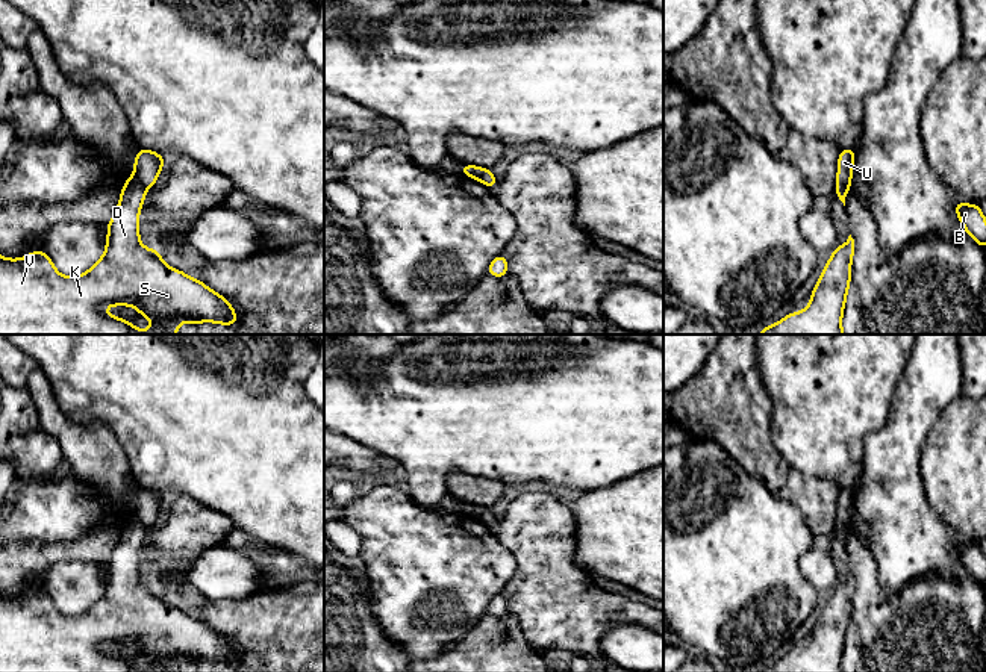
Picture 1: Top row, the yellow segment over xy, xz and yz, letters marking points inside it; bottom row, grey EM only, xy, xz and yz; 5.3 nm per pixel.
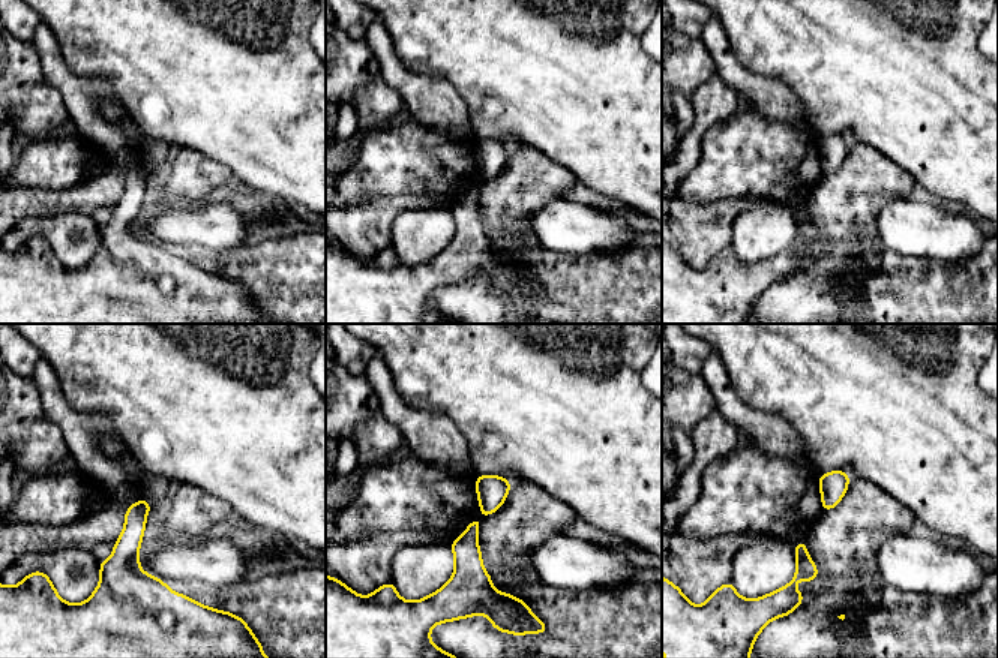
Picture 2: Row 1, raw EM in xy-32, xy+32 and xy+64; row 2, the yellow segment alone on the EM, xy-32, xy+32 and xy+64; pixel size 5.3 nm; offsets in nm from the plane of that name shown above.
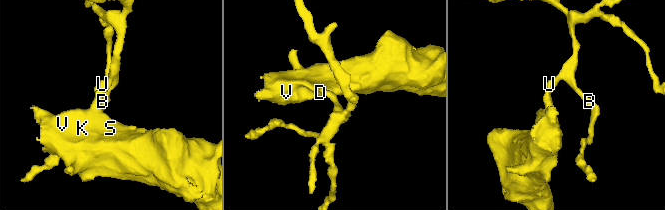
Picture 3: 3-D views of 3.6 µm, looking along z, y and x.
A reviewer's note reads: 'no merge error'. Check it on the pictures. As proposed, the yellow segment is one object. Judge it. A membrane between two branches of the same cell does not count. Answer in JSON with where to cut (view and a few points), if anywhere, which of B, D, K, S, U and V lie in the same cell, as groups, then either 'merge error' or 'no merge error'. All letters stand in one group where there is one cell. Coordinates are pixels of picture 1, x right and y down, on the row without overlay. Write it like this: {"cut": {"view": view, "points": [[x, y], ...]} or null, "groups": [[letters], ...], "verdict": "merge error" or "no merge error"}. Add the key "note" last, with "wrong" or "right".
{"cut": {"view": "xy", "points": [[132, 515], [147, 527]]}, "groups": [["B", "U"], ["D", "K", "S", "V"]], "verdict": "merge error", "note": "wrong"}

